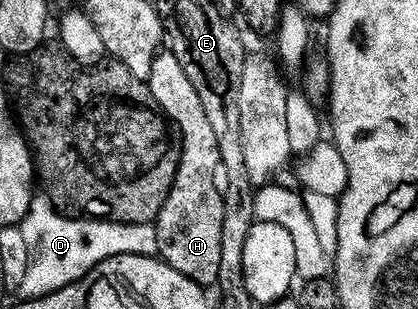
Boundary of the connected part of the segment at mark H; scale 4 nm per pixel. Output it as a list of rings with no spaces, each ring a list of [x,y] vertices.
[[[160,51],[152,58],[146,87],[152,92],[154,99],[158,99],[158,103],[164,108],[165,117],[178,130],[180,138],[178,171],[174,175],[170,195],[166,195],[166,203],[162,203],[162,211],[158,211],[154,222],[156,253],[161,261],[174,267],[174,271],[182,271],[182,275],[186,275],[194,283],[202,287],[215,286],[218,267],[222,263],[224,210],[224,195],[221,186],[216,186],[220,169],[218,139],[210,127],[210,119],[206,117],[202,99],[198,97],[194,83],[186,79],[182,63],[178,63],[172,52]]]

